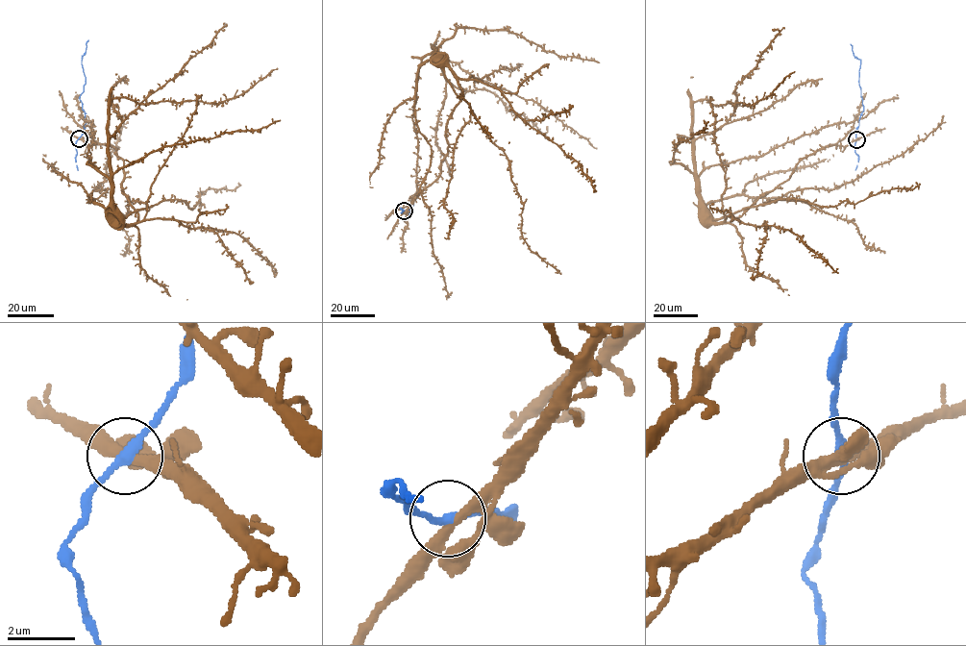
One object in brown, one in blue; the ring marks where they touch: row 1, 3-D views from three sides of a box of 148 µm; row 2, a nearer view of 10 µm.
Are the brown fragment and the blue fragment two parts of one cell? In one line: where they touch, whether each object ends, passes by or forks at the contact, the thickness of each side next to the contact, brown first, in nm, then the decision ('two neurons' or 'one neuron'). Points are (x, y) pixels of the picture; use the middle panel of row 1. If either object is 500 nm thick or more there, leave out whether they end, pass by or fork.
place (404, 211); brown passes by; blue passes by; calibres 300 and 240 nm; one neuron

